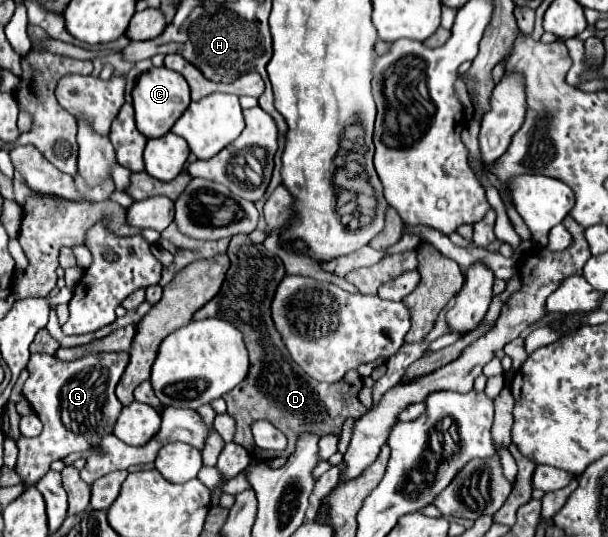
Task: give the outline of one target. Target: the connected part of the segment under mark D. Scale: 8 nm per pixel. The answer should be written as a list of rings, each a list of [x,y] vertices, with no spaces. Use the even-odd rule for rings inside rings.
[[[235,234],[231,238],[227,254],[231,266],[227,270],[225,284],[211,302],[207,302],[201,310],[195,312],[193,320],[211,316],[223,318],[237,326],[245,336],[245,346],[251,360],[249,376],[245,382],[241,382],[237,388],[223,396],[229,416],[233,416],[233,420],[237,422],[237,432],[233,440],[243,448],[249,448],[247,452],[253,458],[269,460],[275,456],[289,456],[295,450],[297,436],[305,430],[317,432],[321,436],[333,432],[339,434],[347,416],[357,418],[367,412],[367,408],[361,406],[361,402],[357,400],[357,394],[361,390],[361,376],[356,370],[350,370],[337,384],[317,382],[307,376],[289,356],[289,350],[285,348],[281,334],[277,332],[271,318],[271,300],[275,296],[277,284],[285,278],[285,266],[281,258],[269,254],[263,244],[251,242],[245,234]],[[255,420],[269,420],[273,426],[277,426],[287,436],[287,448],[283,452],[259,448],[251,436],[251,422]]]

